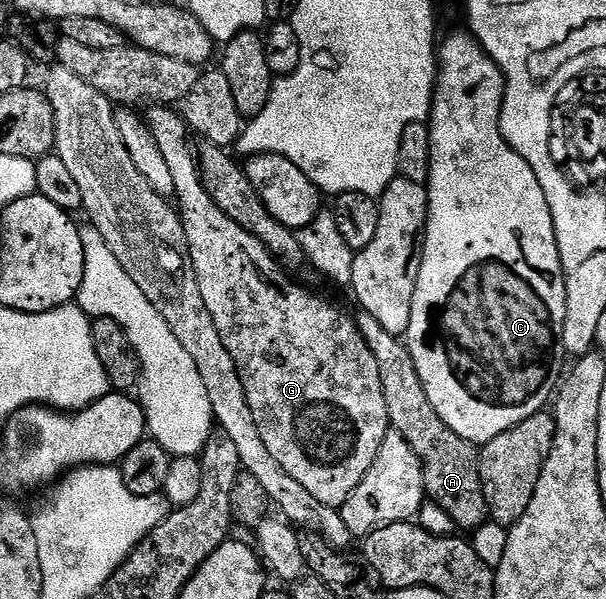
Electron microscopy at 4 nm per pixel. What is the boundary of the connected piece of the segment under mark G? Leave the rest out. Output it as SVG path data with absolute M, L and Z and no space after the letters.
M151 105L146 110L147 127L157 141L157 149L161 149L161 157L169 161L175 186L173 199L185 229L185 241L197 273L201 298L205 301L205 309L209 309L209 317L213 317L213 325L217 325L217 333L221 333L225 349L229 349L229 357L233 357L233 365L237 365L249 409L253 409L253 418L261 432L261 441L265 441L277 465L312 497L317 497L321 505L342 508L357 485L361 485L365 473L369 473L369 465L373 465L373 457L377 457L377 449L381 449L381 441L385 441L385 433L391 427L377 357L369 353L369 345L365 345L365 337L361 337L350 314L347 316L341 308L294 283L291 280L294 278L283 270L257 237L221 213L199 176L199 160L193 143L191 147L187 140L189 128L182 114L167 105Z

